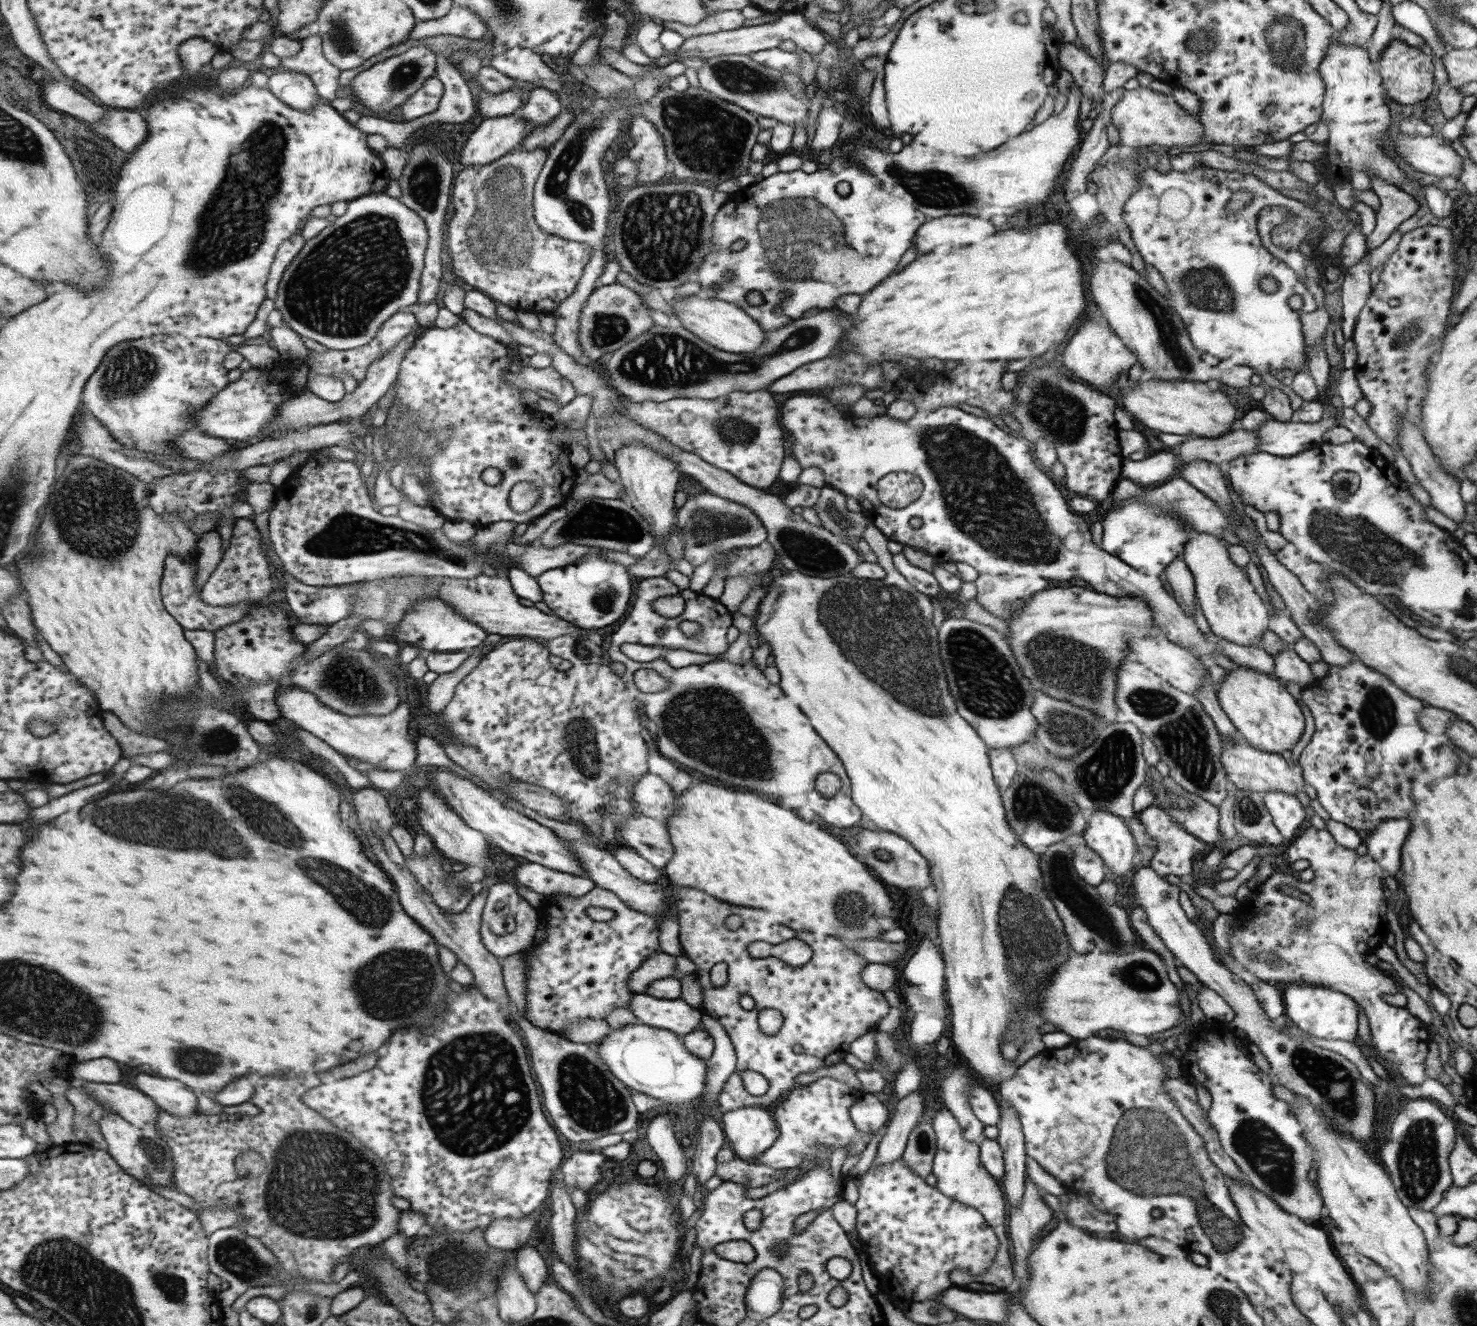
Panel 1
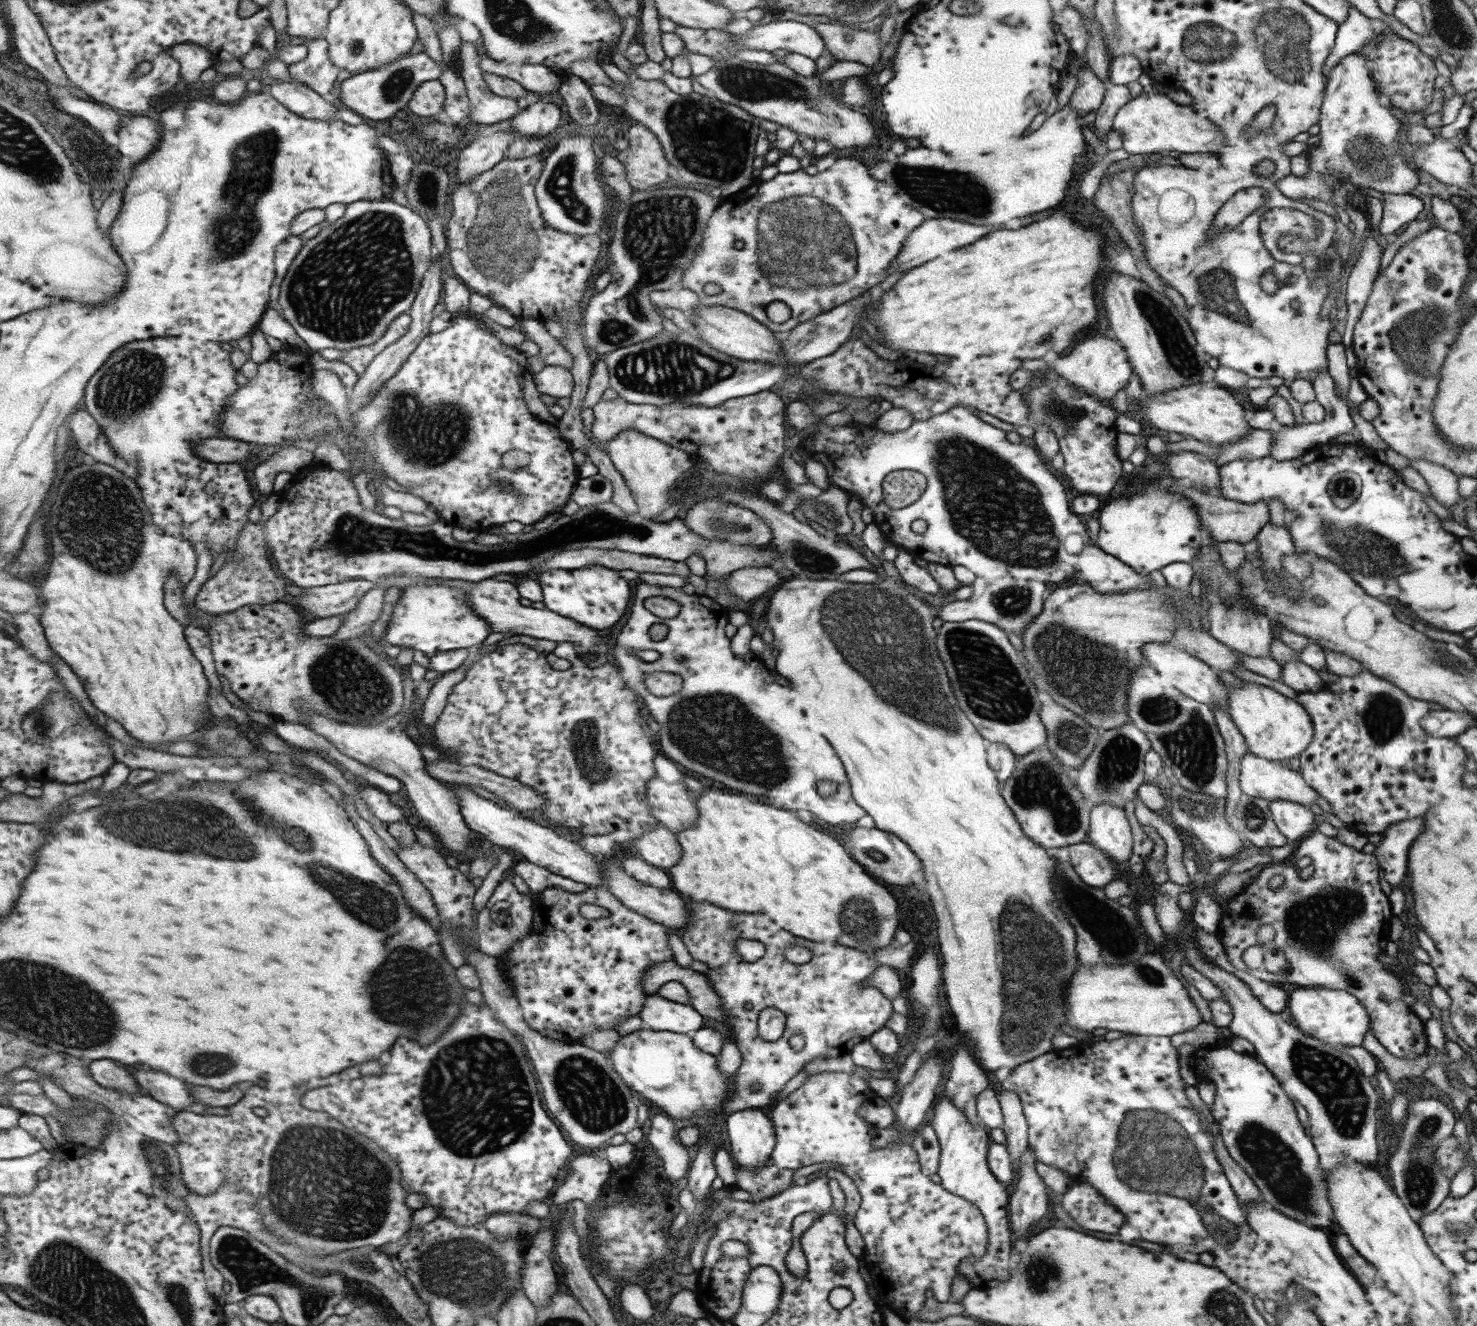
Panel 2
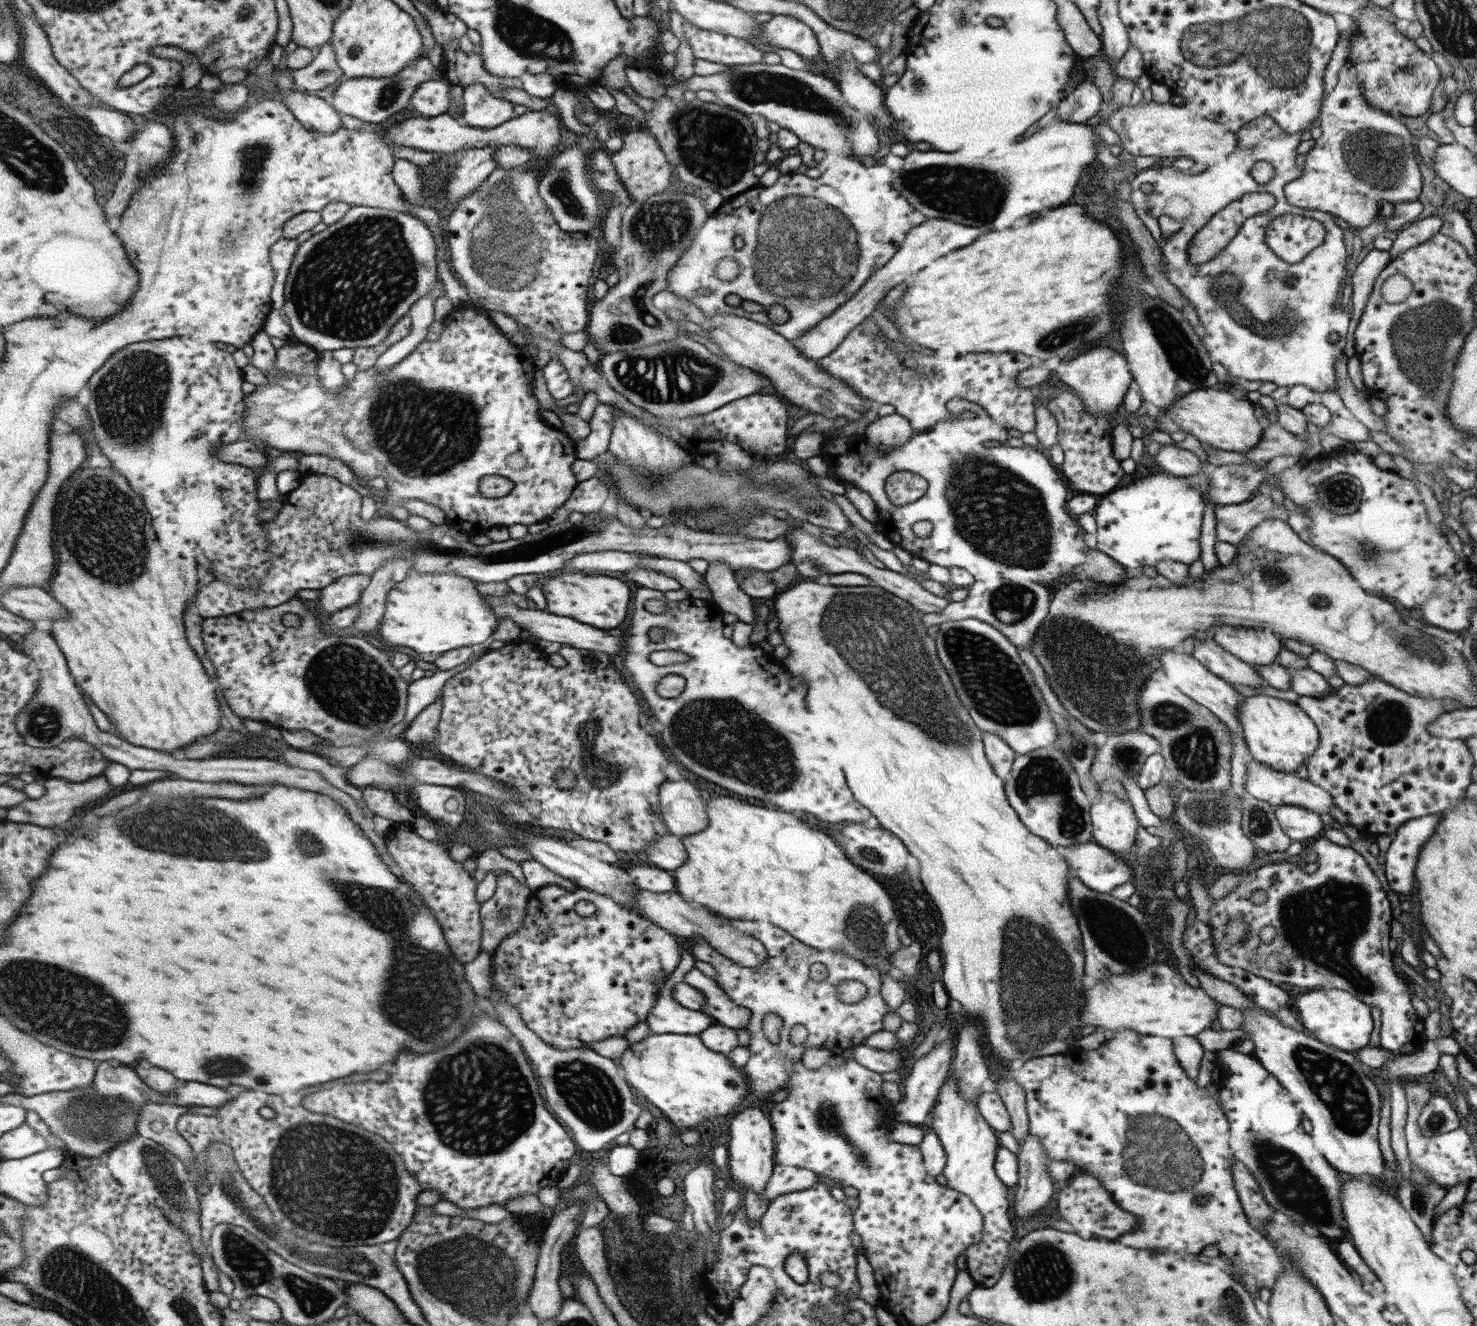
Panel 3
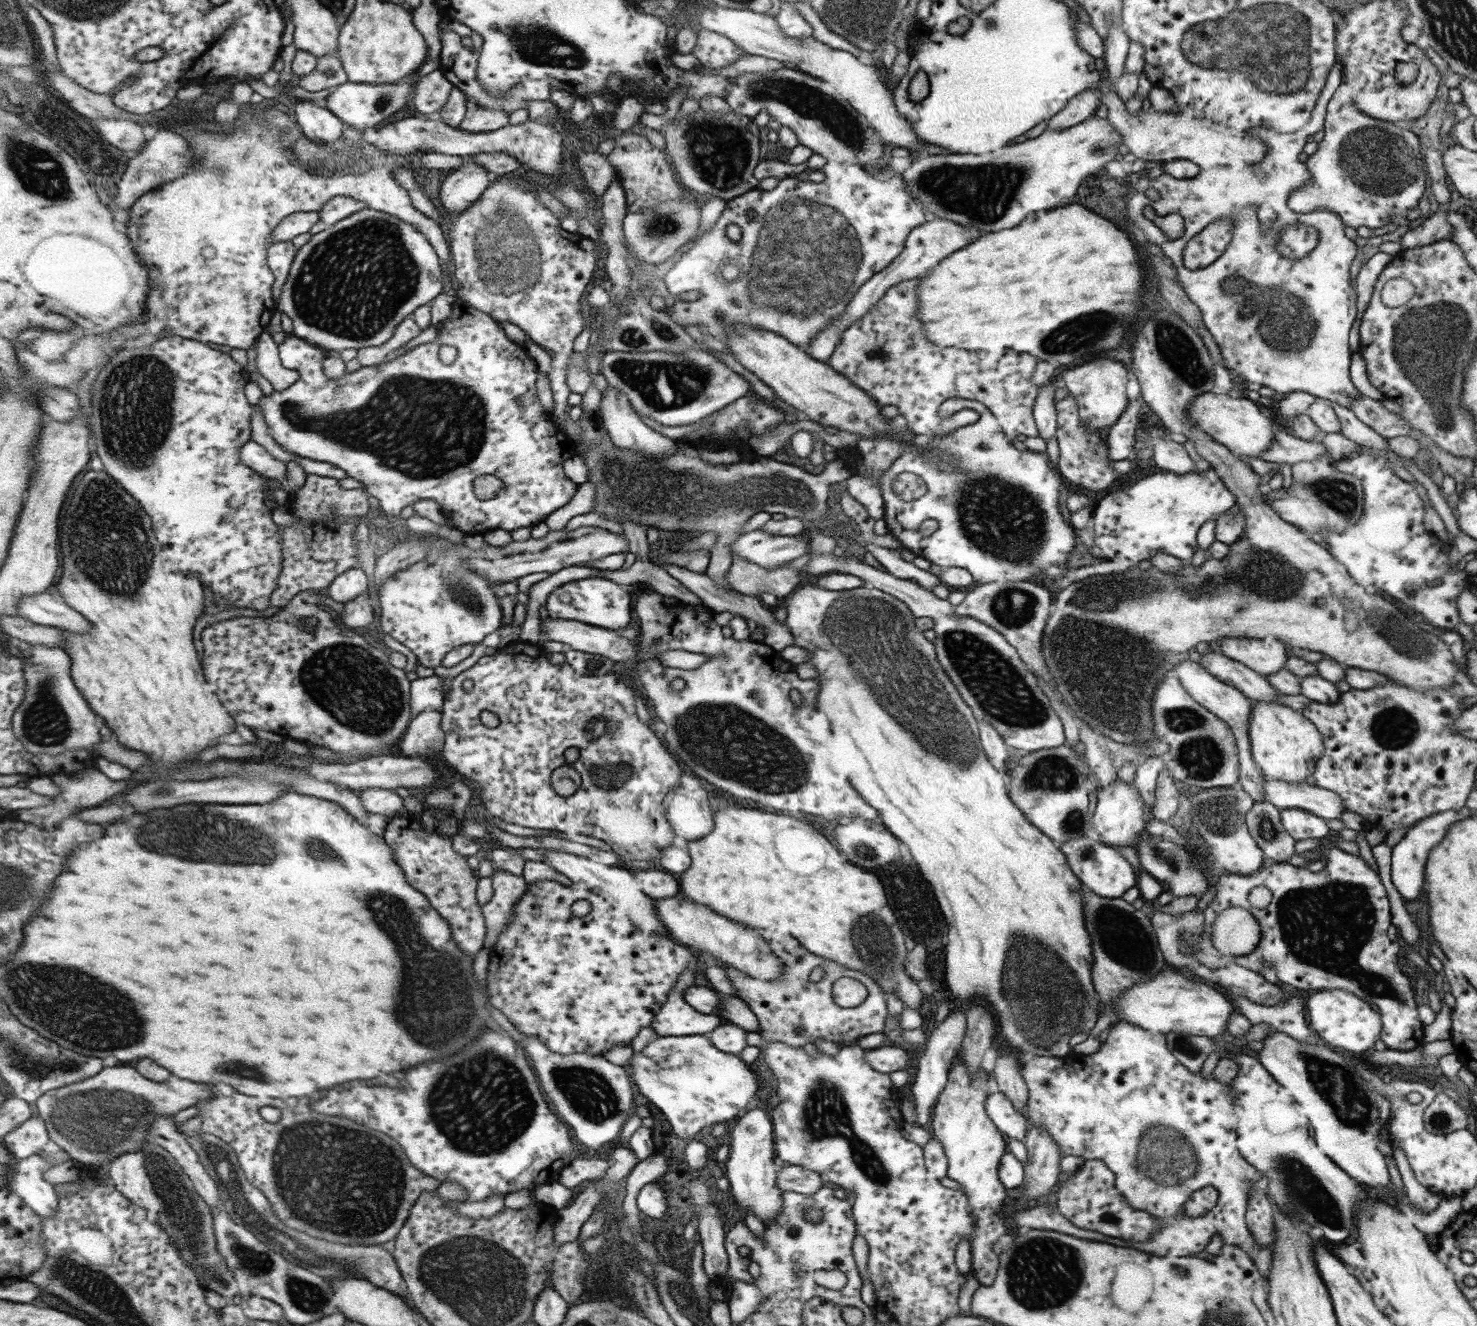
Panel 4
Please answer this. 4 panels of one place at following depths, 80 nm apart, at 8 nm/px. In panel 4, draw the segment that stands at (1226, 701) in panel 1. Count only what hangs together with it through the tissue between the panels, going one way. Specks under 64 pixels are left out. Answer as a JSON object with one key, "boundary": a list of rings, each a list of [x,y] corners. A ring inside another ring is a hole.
{"boundary":[[[1252,701],[1247,734],[1251,758],[1262,776],[1287,784],[1304,782],[1312,774],[1312,766],[1323,750],[1323,741],[1315,725],[1300,712],[1281,703]]]}

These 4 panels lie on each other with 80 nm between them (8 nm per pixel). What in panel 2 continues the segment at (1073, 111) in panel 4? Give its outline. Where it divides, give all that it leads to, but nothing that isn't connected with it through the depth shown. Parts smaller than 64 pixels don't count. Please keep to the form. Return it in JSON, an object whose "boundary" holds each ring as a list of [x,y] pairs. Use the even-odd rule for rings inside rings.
{"boundary":[[[1085,64],[1077,68],[1077,84],[1075,90],[1067,105],[1075,109],[1076,116],[1087,114],[1091,110],[1097,110],[1104,96],[1105,85],[1099,81],[1099,78]]]}

